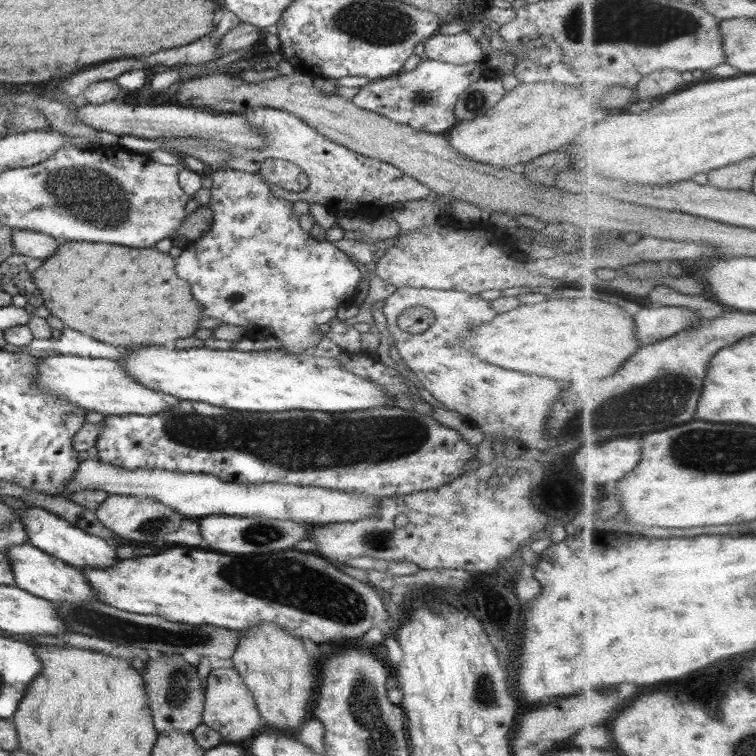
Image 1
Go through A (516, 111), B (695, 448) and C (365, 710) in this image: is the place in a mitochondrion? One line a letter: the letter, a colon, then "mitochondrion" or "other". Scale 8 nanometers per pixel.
A: other
B: mitochondrion
C: mitochondrion

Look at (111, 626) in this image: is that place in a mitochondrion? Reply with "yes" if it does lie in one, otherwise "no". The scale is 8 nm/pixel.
yes

